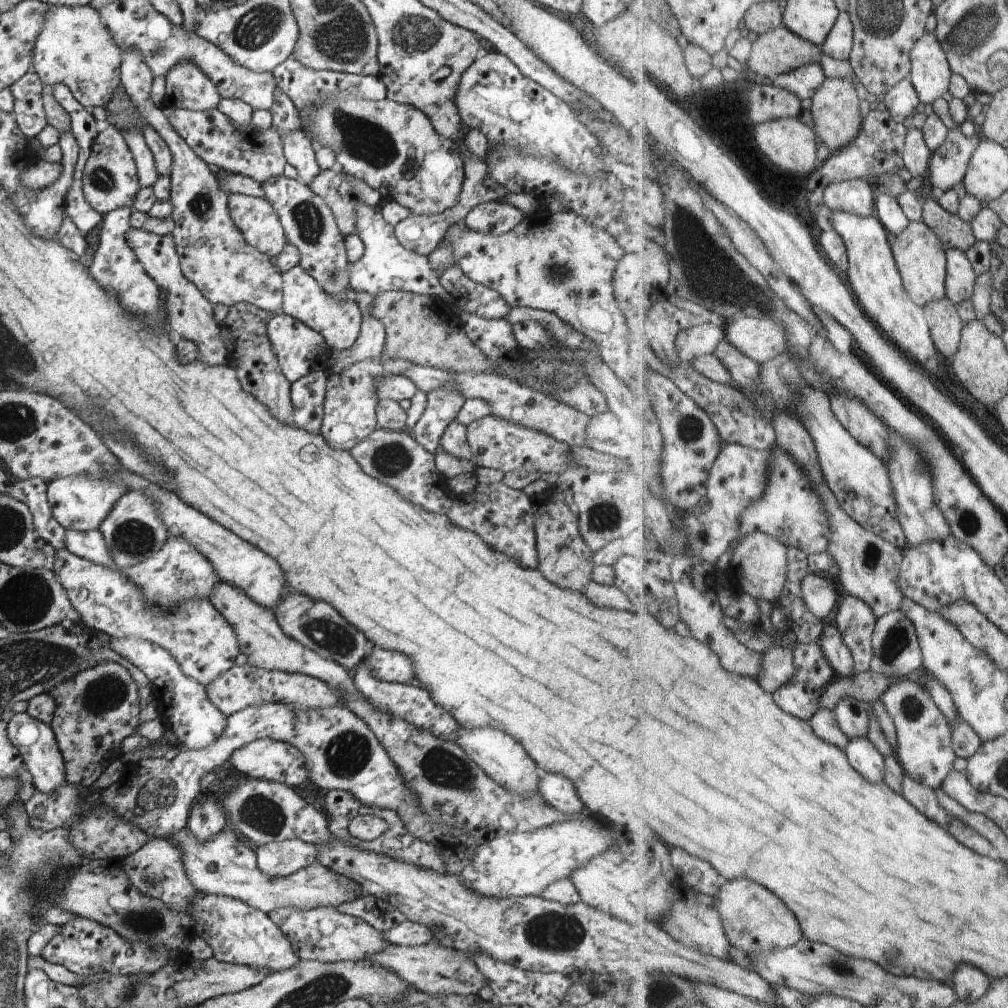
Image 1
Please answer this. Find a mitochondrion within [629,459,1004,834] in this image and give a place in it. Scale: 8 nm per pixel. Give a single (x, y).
(897, 640)

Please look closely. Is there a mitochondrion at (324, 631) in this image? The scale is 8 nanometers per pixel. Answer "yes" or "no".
yes

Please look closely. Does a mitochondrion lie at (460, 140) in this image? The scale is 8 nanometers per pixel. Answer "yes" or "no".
no

